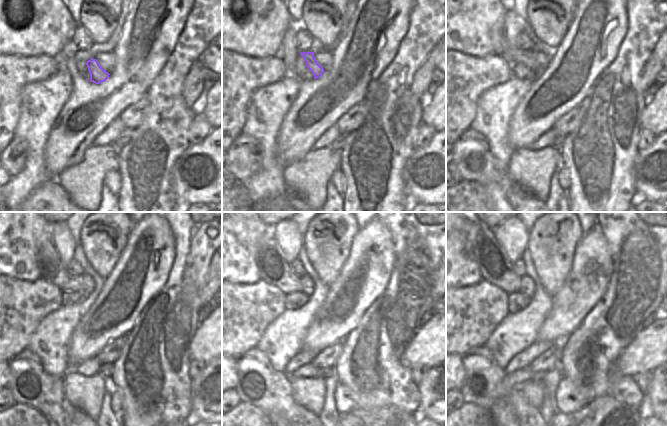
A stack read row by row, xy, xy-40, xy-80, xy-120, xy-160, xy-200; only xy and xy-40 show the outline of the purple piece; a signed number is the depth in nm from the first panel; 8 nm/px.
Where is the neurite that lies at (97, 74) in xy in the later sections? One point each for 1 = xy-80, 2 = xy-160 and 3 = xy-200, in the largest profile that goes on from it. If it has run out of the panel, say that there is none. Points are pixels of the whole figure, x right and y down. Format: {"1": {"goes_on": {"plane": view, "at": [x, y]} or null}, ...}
{"1": {"goes_on": {"plane": "xy-80", "at": [516, 56]}}, "2": {"goes_on": {"plane": "xy-160", "at": [273, 268]}}, "3": {"goes_on": {"plane": "xy-200", "at": [495, 267]}}}

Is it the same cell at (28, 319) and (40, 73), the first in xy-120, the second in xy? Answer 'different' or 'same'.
same

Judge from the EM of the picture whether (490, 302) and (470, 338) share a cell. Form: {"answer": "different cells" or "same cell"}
{"answer": "same cell"}

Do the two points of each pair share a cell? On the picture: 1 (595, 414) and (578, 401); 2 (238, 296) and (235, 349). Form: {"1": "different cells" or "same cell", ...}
{"1": "different cells", "2": "same cell"}

